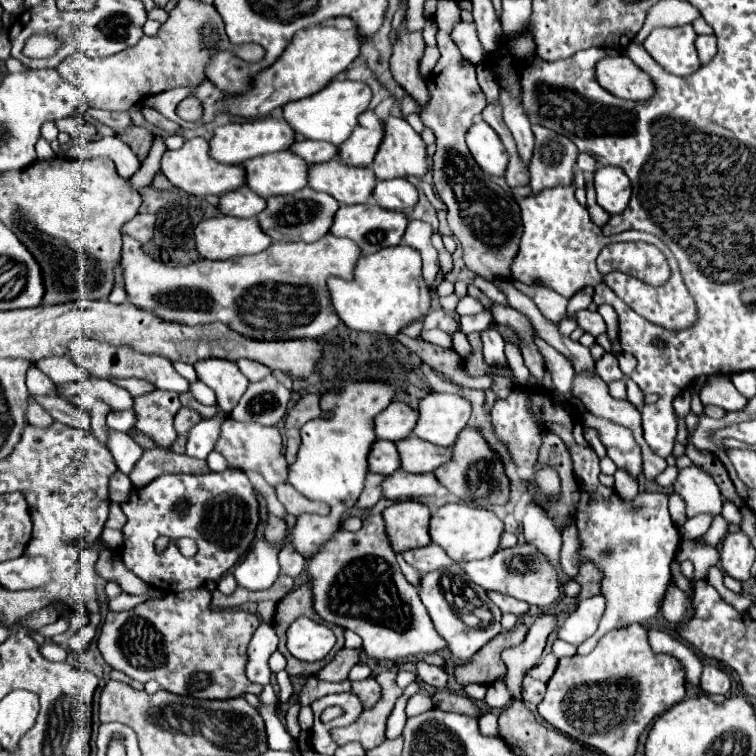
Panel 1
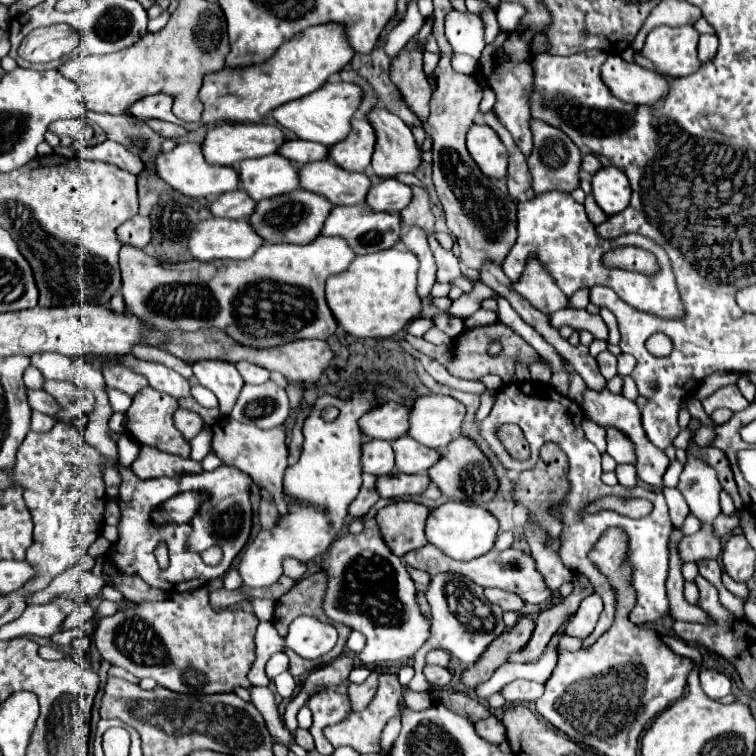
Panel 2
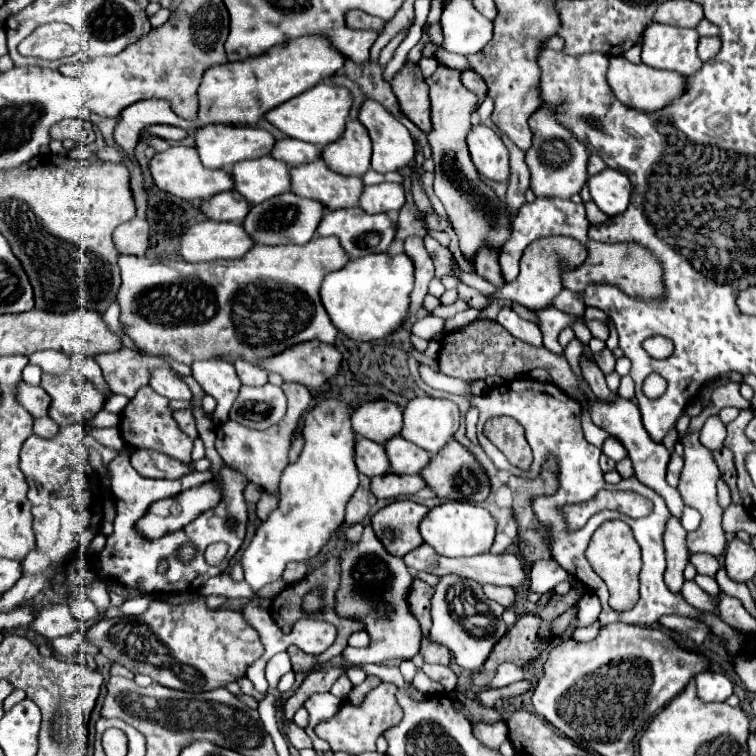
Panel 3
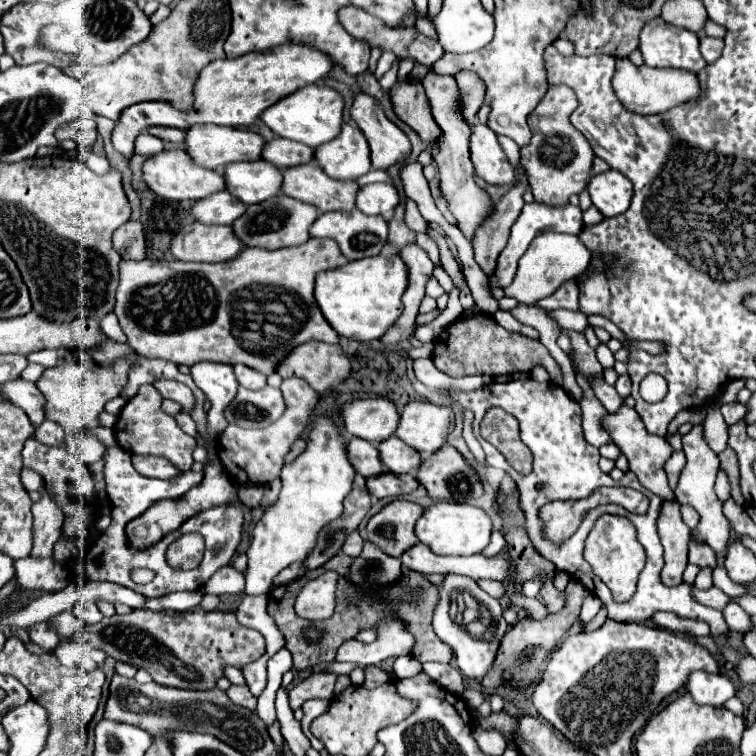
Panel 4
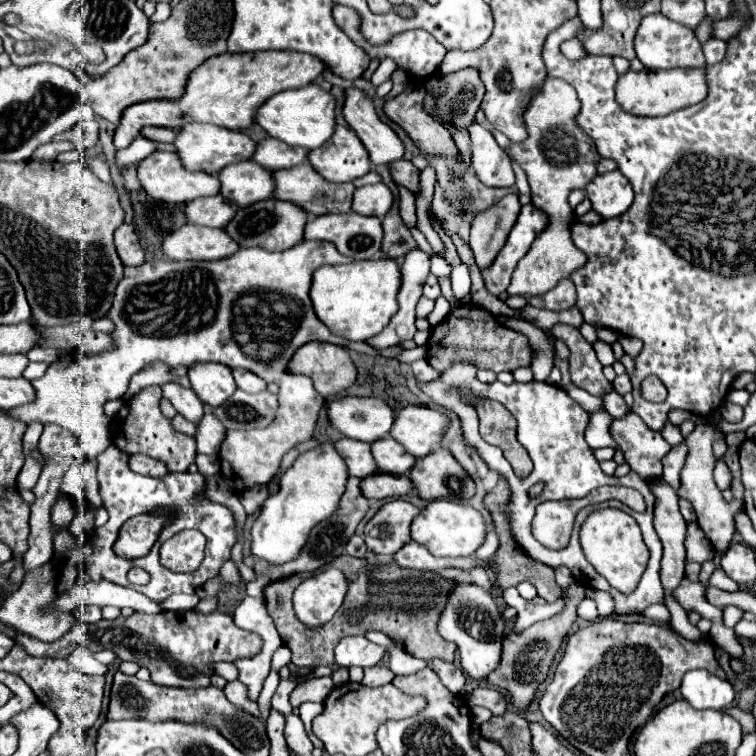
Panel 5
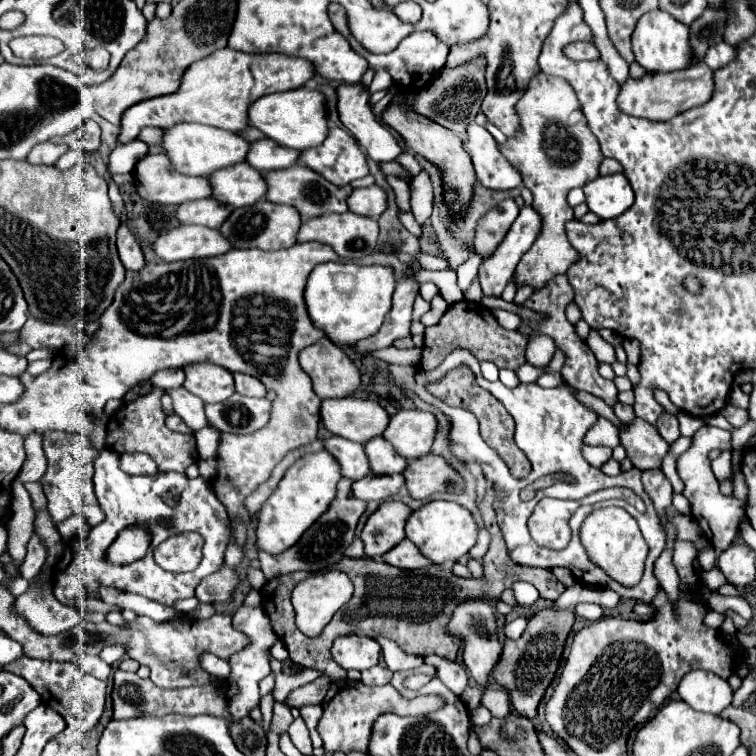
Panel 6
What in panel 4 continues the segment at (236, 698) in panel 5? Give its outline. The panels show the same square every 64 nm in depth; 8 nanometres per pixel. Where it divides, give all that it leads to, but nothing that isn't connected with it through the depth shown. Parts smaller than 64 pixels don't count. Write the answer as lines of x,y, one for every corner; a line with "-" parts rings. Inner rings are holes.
230,686
228,690
228,698
234,702
234,704
240,704
248,710
256,710
256,698
250,694
248,686

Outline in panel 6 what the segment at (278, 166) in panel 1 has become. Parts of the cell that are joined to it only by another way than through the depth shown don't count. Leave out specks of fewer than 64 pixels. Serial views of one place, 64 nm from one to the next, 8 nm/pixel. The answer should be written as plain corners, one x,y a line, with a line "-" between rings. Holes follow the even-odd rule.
248,162
220,168
220,172
214,172
210,178
212,198
234,208
256,204
268,190
262,172
252,168

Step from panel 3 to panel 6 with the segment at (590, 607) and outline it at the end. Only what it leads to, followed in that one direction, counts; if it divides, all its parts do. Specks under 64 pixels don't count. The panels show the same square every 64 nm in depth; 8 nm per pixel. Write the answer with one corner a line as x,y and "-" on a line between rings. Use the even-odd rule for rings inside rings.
588,602
578,604
578,606
574,608
574,612
576,612
578,616
582,616
582,618
590,620
590,622
599,620
603,616
603,609
600,606
596,604
588,604

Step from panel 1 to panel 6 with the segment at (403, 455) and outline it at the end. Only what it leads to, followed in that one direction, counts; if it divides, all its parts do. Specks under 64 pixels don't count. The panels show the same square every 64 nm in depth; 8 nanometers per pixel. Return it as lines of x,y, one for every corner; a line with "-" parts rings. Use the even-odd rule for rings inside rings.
382,436
372,438
366,444
368,460
370,460
370,472
372,470
404,470
406,468
406,458
400,456
388,440

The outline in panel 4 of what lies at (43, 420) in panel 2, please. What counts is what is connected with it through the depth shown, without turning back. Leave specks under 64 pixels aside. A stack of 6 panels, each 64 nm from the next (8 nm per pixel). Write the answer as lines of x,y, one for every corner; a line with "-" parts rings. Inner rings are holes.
44,420
38,430
34,432
36,440
40,440
42,444
58,444
58,442
64,442
66,434
64,430
56,424
56,422
50,422
50,420

